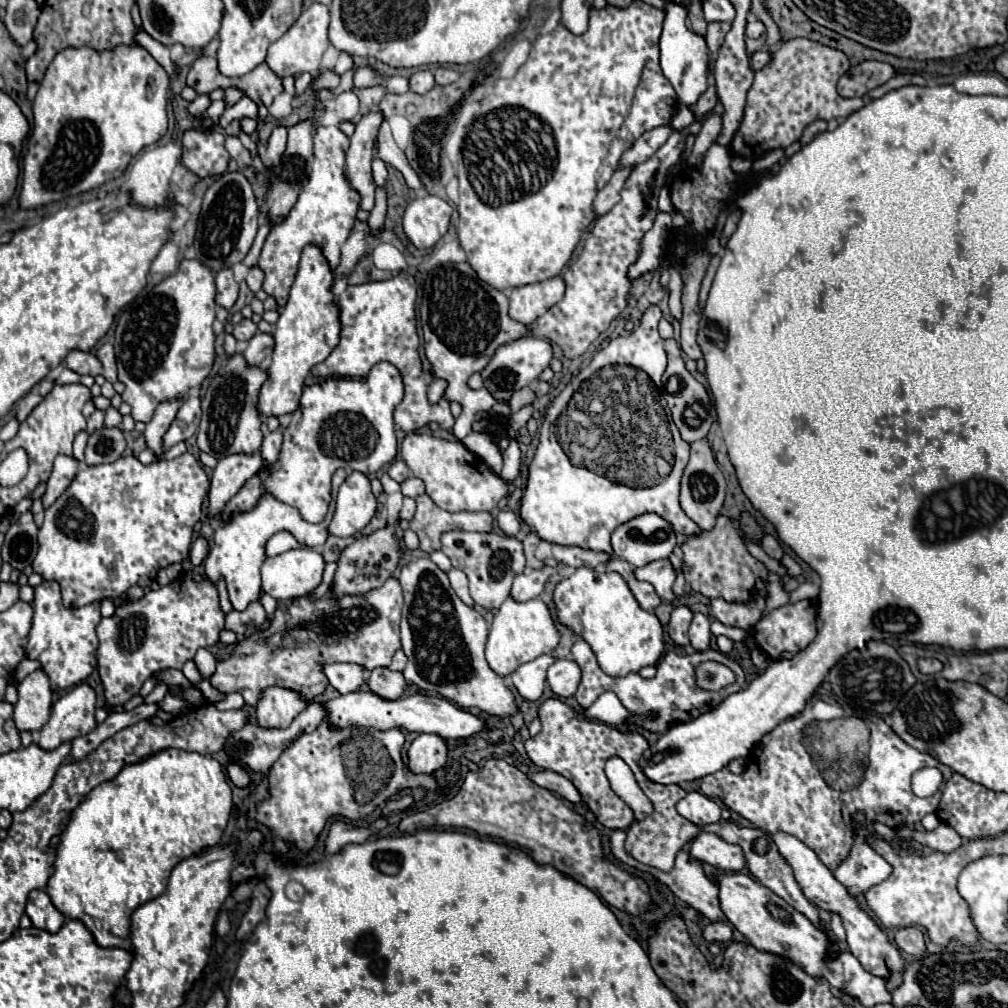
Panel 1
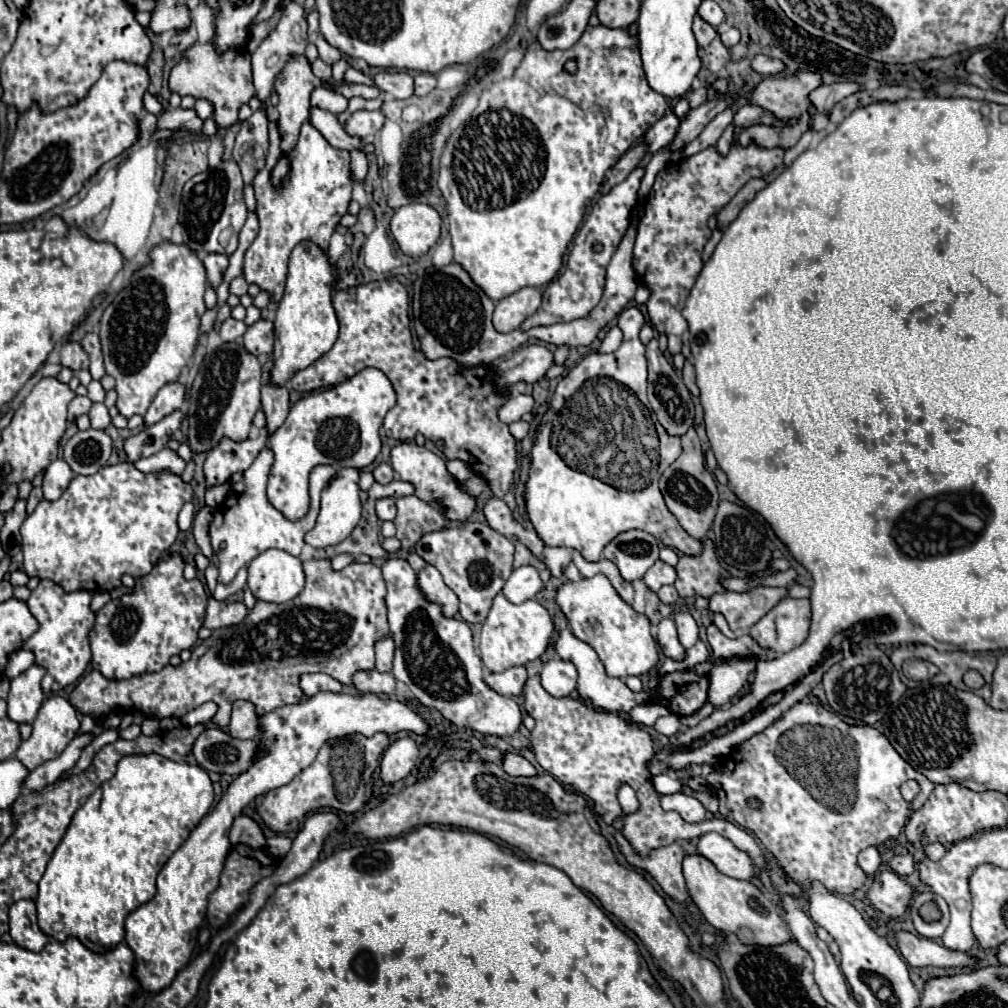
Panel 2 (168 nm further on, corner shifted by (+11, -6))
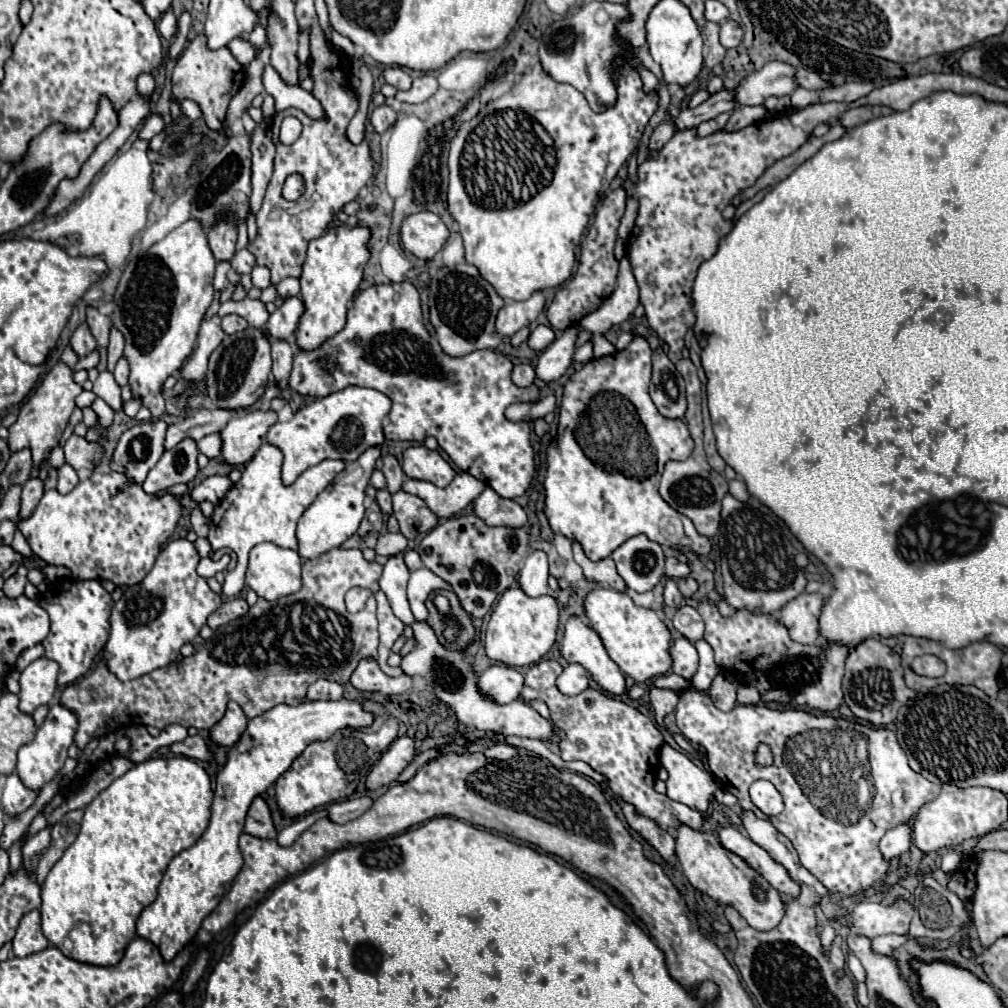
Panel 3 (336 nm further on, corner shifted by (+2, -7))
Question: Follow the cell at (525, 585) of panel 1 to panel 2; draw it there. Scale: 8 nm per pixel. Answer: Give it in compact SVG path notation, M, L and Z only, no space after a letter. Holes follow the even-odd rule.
M523 565L519 569L513 569L511 577L507 579L503 587L503 595L511 603L523 603L527 599L533 599L543 587L543 581L539 579L539 573L531 565Z

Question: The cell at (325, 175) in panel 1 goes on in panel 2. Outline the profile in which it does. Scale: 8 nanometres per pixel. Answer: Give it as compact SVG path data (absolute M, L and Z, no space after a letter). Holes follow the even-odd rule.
M269 121L269 143L271 145L267 153L267 163L253 181L257 197L259 233L245 253L243 277L247 279L247 283L257 283L263 291L269 291L271 301L279 303L285 289L287 261L293 247L303 239L315 241L321 249L329 247L329 237L335 231L335 225L347 213L353 177L349 167L349 151L329 147L325 137L315 127L305 123L297 137L297 145L289 151L289 177L285 183L275 187L269 177L261 175L271 173L277 161L283 157L283 151L279 147L281 135L275 121Z

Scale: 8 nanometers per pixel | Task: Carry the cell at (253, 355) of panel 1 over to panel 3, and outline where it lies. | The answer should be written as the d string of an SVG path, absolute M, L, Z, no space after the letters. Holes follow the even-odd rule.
M298 296L286 298L284 304L274 314L270 314L266 328L264 328L264 334L268 338L288 340L294 334L298 318L302 312L304 312L304 306L302 306L302 300Z

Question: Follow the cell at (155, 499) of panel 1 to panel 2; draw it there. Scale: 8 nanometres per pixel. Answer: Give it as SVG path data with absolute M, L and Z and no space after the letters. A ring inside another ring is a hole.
M133 463L103 467L95 475L77 475L57 501L41 499L35 511L21 525L23 567L29 577L51 579L65 591L111 591L121 585L121 575L147 575L157 559L175 543L179 533L177 515L183 503L193 499L193 489L179 475L145 475Z

